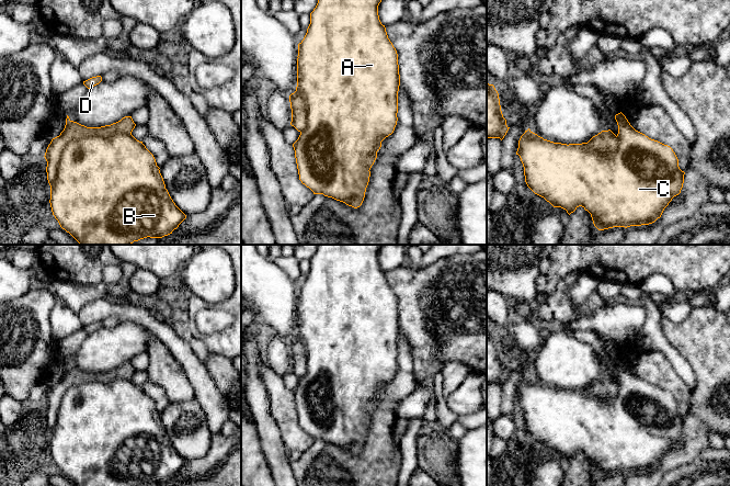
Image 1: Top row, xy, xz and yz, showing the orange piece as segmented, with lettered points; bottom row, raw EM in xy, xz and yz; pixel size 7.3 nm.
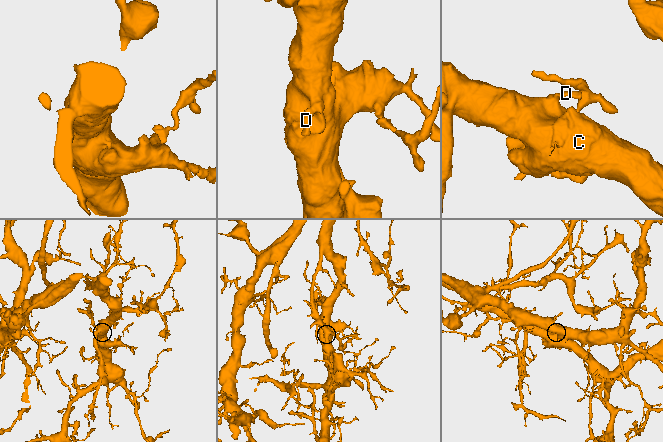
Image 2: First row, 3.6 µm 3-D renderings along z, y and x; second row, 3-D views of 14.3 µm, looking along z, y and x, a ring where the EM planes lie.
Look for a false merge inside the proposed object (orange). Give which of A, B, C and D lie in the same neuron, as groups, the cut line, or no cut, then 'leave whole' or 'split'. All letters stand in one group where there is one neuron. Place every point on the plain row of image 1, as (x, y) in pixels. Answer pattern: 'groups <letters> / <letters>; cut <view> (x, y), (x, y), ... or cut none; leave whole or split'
groups A B C / D; cut xy (130, 379), (71, 385), (61, 398), (56, 422), (50, 431); split

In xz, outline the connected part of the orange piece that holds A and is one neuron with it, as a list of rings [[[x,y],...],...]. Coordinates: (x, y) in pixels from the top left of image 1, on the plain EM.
[[[318,245],[310,270],[298,290],[296,337],[307,351],[307,373],[293,389],[303,430],[313,440],[323,440],[349,452],[362,451],[370,414],[381,387],[397,371],[400,320],[398,299],[378,261],[383,245]]]

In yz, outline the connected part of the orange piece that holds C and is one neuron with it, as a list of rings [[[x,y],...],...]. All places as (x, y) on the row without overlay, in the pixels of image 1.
[[[621,358],[615,361],[615,365],[618,371],[618,393],[614,398],[591,396],[586,388],[554,388],[529,374],[521,382],[516,397],[524,412],[525,428],[535,440],[544,443],[554,453],[566,455],[569,461],[582,452],[591,460],[598,476],[654,468],[672,444],[681,439],[684,429],[685,418],[680,415],[678,405],[670,392],[636,376]]]

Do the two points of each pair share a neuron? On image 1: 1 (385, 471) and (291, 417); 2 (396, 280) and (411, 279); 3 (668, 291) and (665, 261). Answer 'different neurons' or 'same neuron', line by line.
1: different neurons
2: same neuron
3: different neurons

